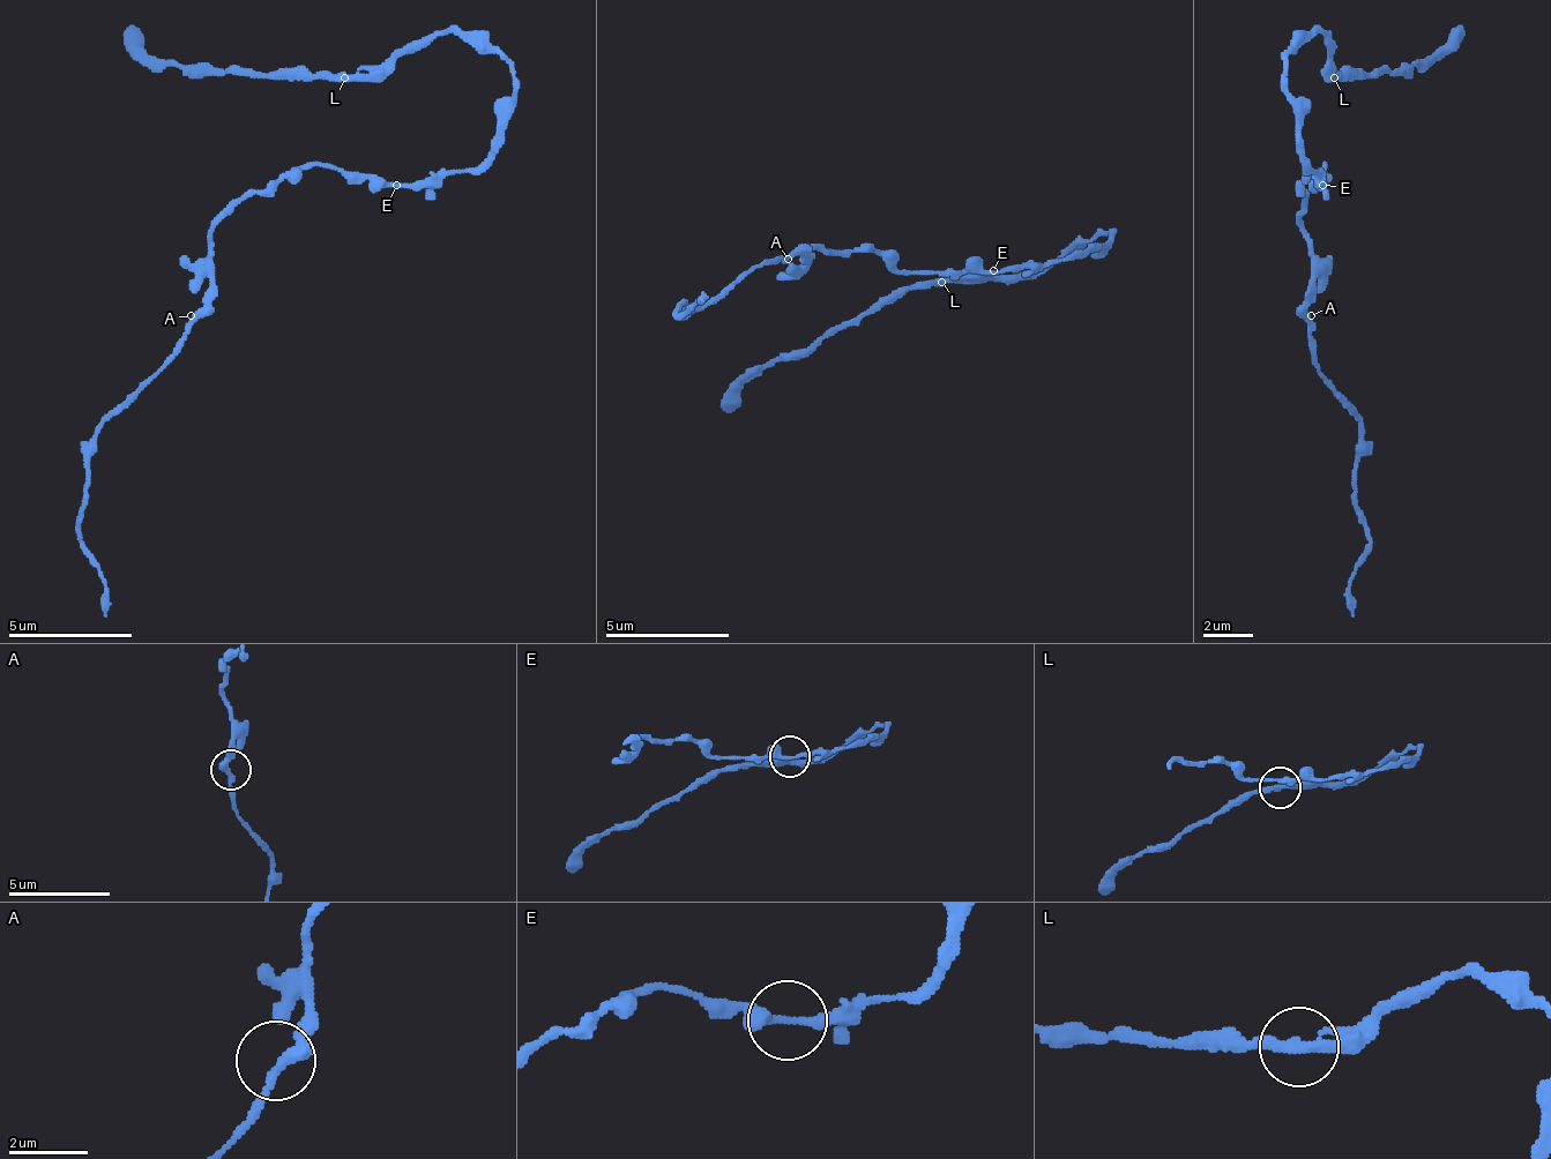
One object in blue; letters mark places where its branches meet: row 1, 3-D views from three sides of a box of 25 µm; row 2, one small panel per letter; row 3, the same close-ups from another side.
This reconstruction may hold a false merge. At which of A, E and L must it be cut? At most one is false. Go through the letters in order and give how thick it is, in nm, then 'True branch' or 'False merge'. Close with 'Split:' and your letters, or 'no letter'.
A: Thickness 280 nm. True branch
E: Thickness 280 nm. True branch
L: Thickness 280 nm. True branch
Split: no letter

